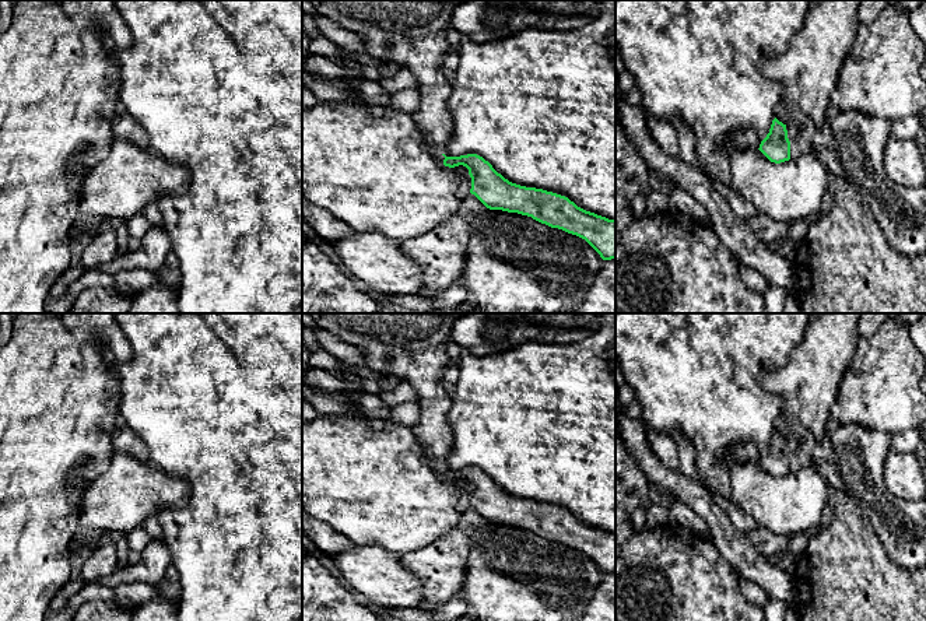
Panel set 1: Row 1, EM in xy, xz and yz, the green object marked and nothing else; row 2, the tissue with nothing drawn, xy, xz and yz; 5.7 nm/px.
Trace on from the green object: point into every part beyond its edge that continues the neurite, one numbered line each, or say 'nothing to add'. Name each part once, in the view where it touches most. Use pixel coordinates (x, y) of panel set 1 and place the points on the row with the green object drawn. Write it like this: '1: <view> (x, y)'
1: yz (739, 139)

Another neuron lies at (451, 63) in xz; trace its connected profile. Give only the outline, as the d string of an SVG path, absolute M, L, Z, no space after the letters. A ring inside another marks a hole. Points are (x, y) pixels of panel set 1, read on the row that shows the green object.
M449 48L448 53L445 56L445 60L443 60L443 66L442 66L442 74L449 81L452 81L455 78L456 69L459 67L459 63L460 63L459 55Z

